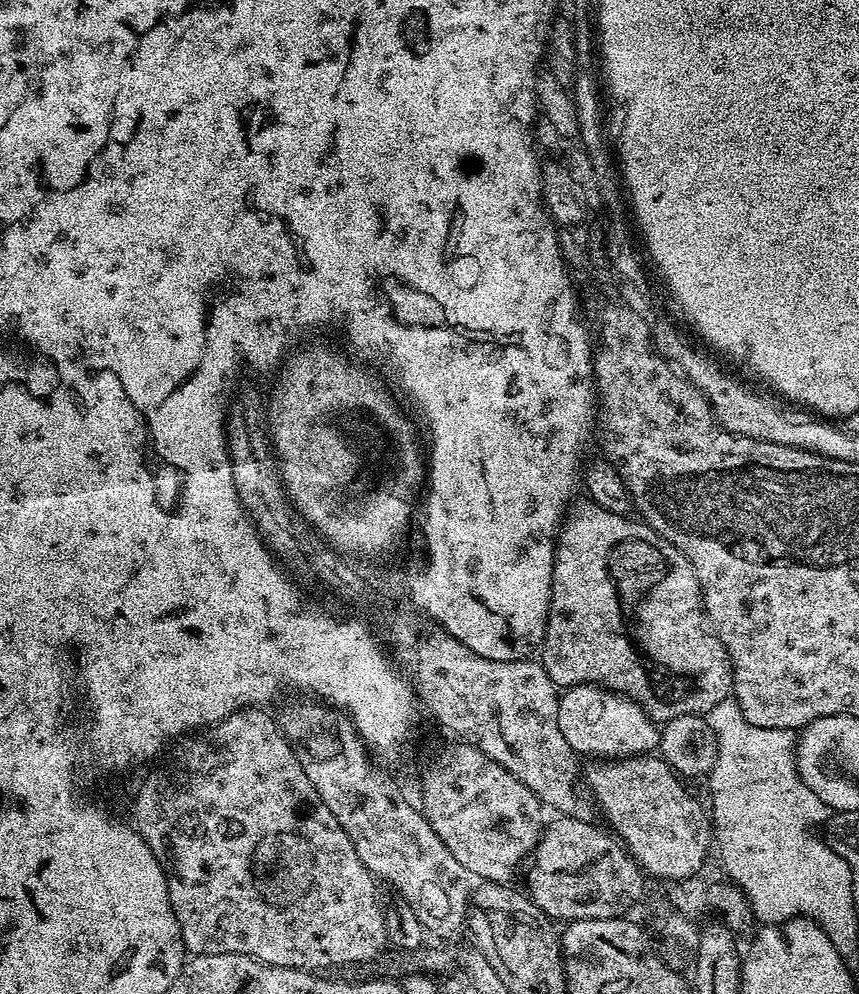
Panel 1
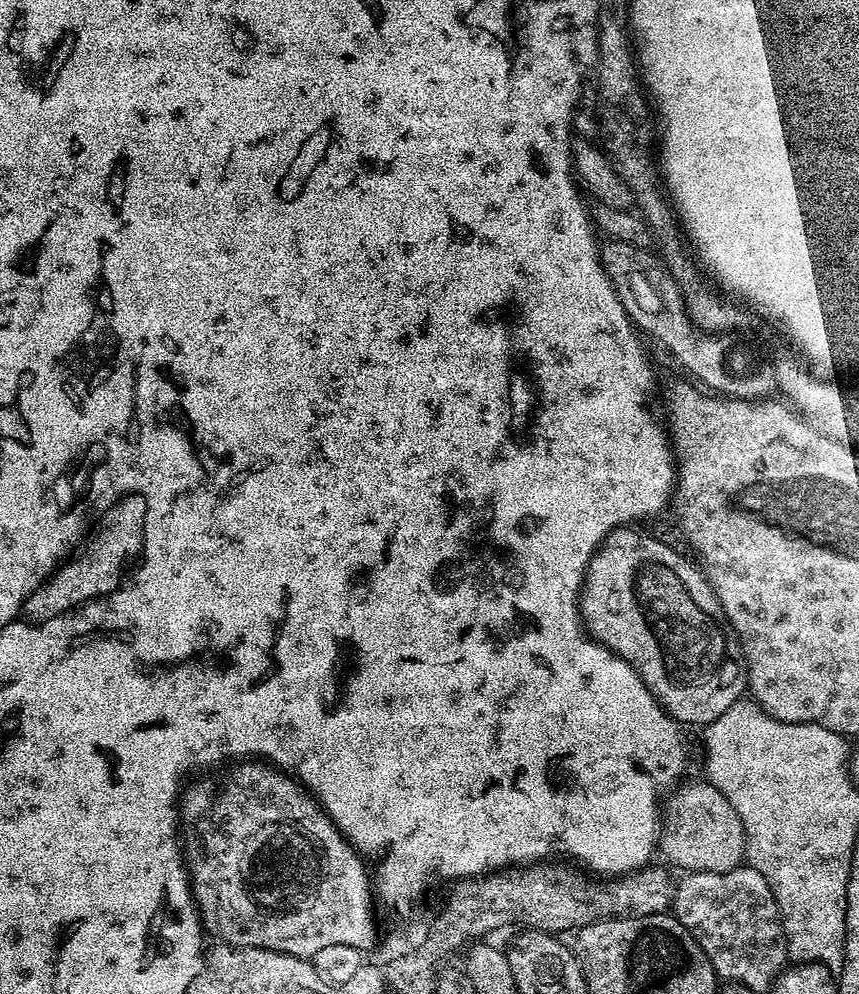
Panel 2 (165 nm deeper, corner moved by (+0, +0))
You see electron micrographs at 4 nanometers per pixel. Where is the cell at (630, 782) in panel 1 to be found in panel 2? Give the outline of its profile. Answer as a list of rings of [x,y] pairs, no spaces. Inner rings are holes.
[[[701,778],[693,784],[681,783],[676,793],[668,800],[668,809],[663,809],[662,820],[668,823],[668,829],[662,832],[662,848],[669,865],[677,864],[684,868],[685,873],[699,872],[729,872],[741,867],[746,860],[748,839],[744,837],[742,818],[730,806],[727,798],[718,791],[707,779]],[[692,804],[700,804],[695,808]],[[704,812],[712,812],[712,860],[704,864]],[[672,863],[672,864],[671,864]]]

